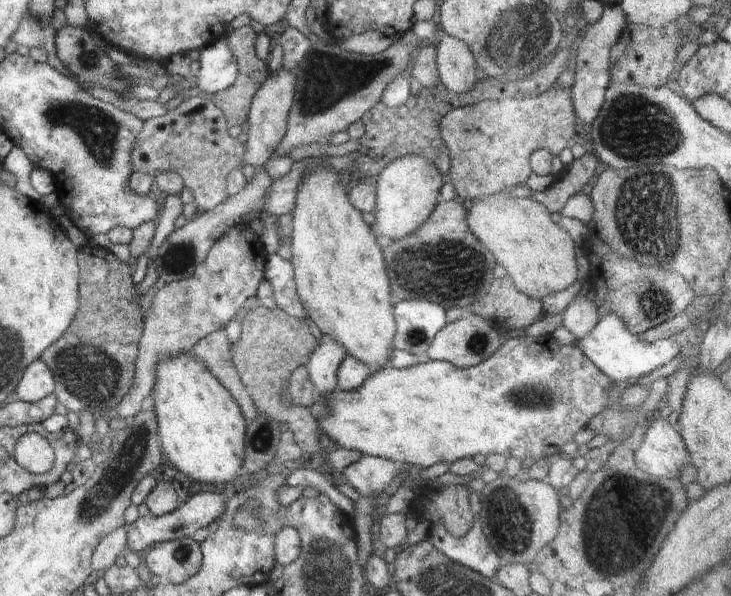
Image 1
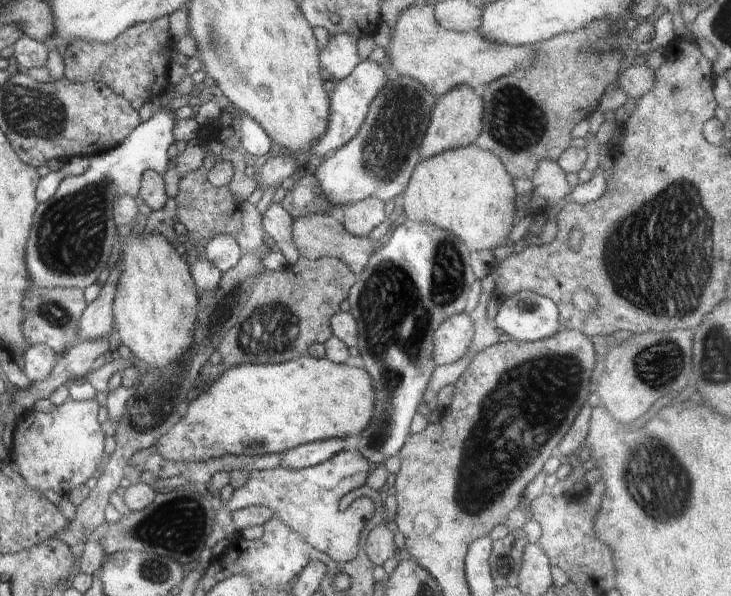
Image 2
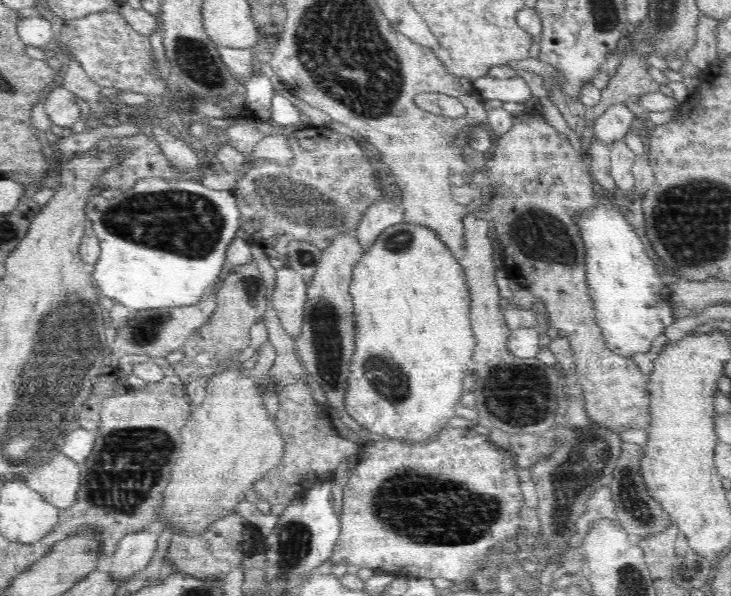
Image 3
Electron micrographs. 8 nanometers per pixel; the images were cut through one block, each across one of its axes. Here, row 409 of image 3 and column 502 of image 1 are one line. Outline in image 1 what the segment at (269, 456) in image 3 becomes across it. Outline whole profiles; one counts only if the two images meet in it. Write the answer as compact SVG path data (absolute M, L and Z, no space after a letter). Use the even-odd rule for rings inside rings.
M502 194L492 195L478 202L476 208L470 210L468 216L470 230L476 234L478 240L496 256L496 262L508 271L507 277L520 293L530 299L542 301L550 294L566 290L578 277L578 264L576 264L576 248L572 238L557 223L554 223L551 214L546 208L531 200L531 198L509 197Z

